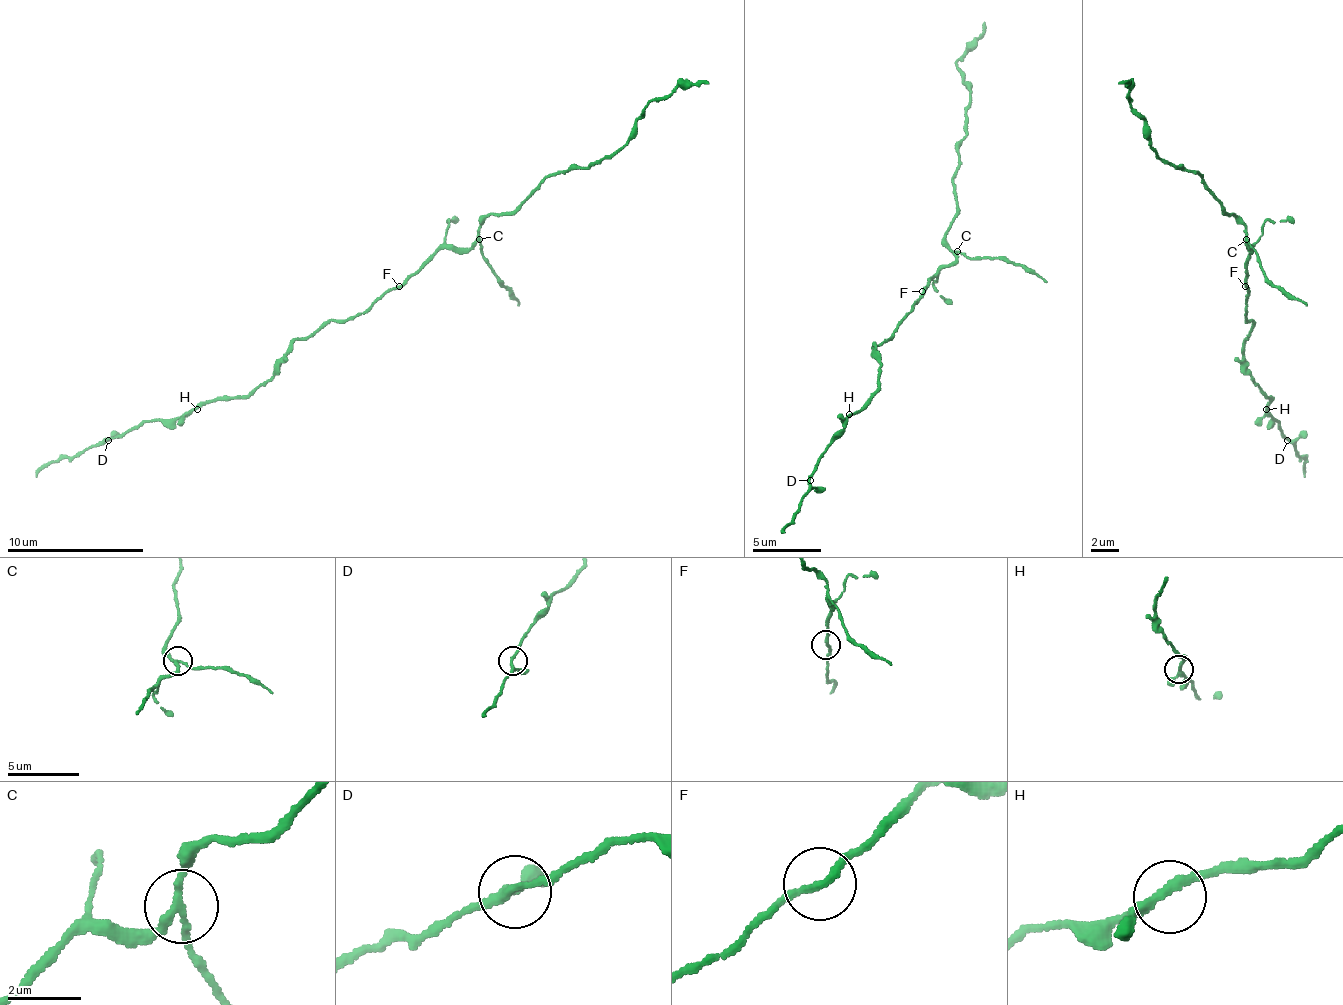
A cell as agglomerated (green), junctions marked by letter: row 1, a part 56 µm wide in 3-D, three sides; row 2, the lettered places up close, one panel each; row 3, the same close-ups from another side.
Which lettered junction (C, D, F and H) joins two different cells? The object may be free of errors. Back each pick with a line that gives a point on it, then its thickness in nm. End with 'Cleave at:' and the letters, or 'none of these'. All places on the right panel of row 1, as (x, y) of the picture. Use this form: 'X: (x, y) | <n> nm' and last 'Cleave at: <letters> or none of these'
C: (1246, 239) | 180 nm
Cleave at: C

